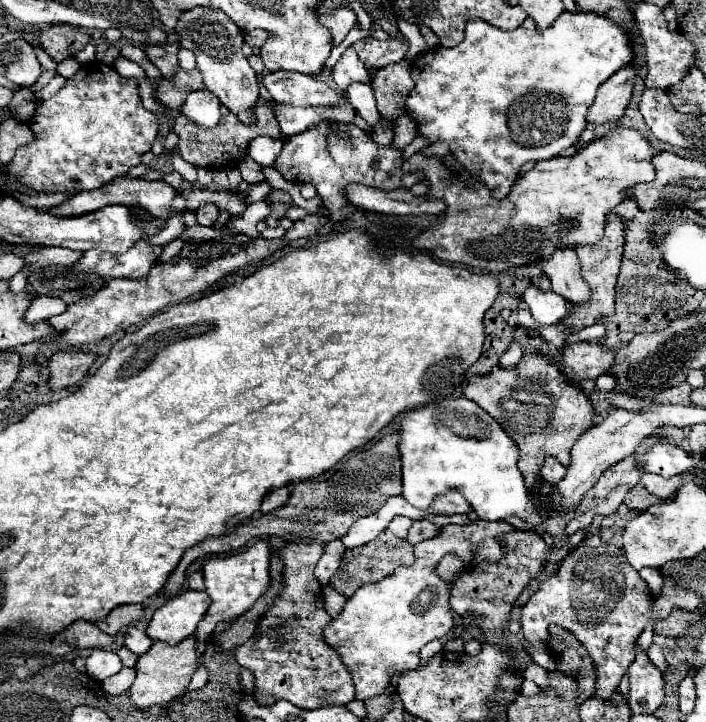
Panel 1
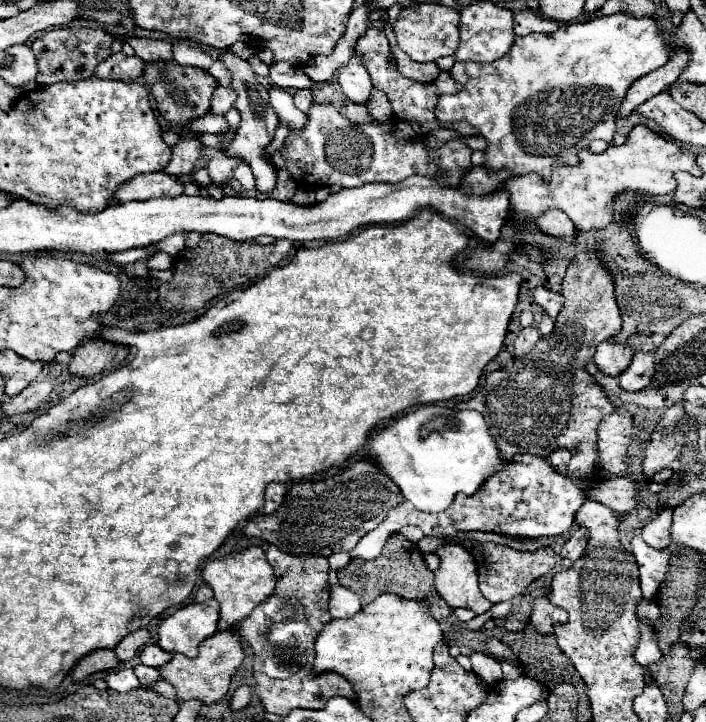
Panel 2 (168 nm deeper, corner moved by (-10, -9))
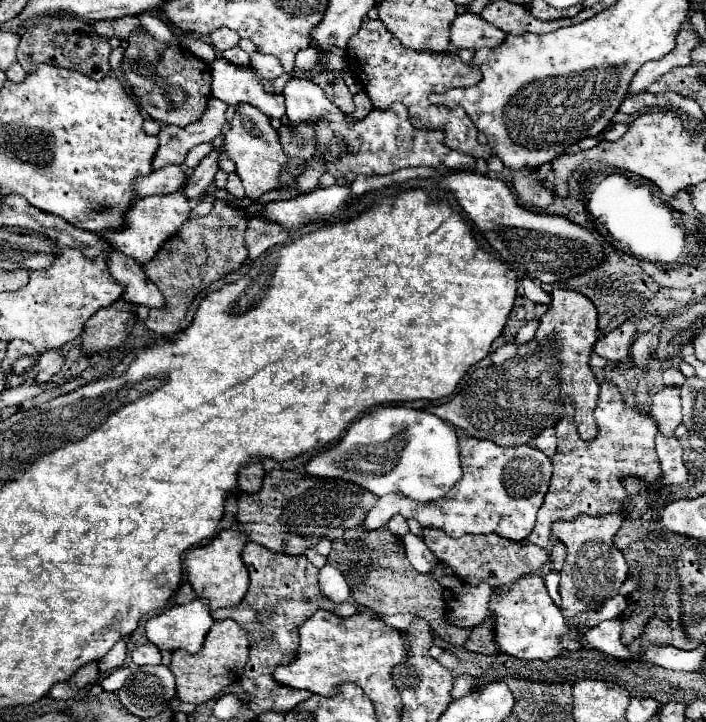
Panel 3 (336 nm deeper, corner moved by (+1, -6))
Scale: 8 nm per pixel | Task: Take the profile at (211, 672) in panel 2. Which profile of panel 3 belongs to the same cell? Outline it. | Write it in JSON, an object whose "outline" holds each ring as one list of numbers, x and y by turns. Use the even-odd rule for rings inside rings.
{"outline":[[221,620,213,624,203,648,197,654,191,654,187,650,175,650,169,668,177,680,177,698,181,702,191,702,195,706,215,700,225,686,241,678,245,662,249,658,249,646,249,636,237,622]]}

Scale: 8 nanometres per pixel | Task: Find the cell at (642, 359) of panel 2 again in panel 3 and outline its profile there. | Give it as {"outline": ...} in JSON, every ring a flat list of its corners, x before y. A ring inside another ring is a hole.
{"outline":[[641,332,637,334,633,348,631,348,631,356,637,356,637,366,645,366,649,360,645,360,645,356,653,350,657,350,659,346,659,336,657,332]]}

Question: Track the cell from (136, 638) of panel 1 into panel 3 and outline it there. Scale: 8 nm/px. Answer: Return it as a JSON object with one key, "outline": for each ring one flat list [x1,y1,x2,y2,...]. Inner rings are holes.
{"outline":[[145,644,145,646,137,646,131,652,131,658,135,664,143,666,143,664,161,664,161,652,153,646,153,644]]}

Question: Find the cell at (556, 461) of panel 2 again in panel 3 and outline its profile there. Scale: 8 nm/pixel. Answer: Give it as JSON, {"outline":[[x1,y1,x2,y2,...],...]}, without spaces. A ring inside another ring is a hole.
{"outline":[[545,428,545,430,541,430,539,436,535,438,535,446,551,458,551,456,555,454,555,446,557,446,555,440,557,440,557,438,555,438,555,430,553,430,553,428]]}

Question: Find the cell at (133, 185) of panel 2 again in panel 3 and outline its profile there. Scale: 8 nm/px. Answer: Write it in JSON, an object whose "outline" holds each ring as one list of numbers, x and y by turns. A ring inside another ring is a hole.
{"outline":[[165,166,161,170,151,172,149,176,135,180,137,198,153,196,153,194,173,194,185,184,185,172,181,166]]}

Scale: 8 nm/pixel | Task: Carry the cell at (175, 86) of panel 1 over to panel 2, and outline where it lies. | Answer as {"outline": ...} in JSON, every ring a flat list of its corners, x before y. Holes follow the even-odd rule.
{"outline":[[160,61,160,63,146,63,144,67,144,79,150,87,150,93,156,101,158,111,176,125,182,125,184,119,198,119,208,113,210,107,210,95,218,87,216,79,196,67,184,67,176,61]]}

